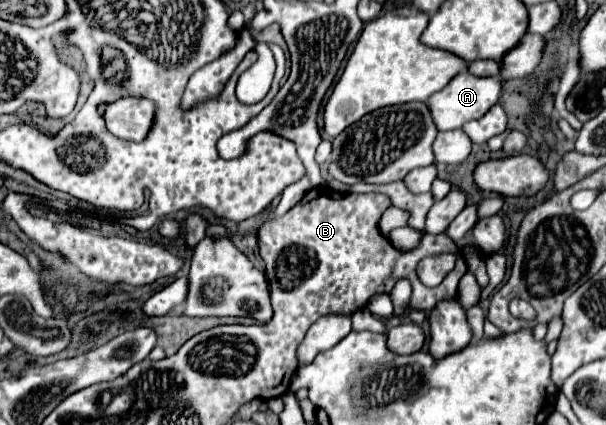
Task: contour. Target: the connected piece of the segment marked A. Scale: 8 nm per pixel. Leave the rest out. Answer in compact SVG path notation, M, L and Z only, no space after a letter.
M470 72L458 74L454 80L448 82L448 86L436 94L430 96L430 112L434 114L434 124L438 130L454 130L462 128L466 122L482 118L494 104L498 104L502 96L502 80L500 78L480 78Z

